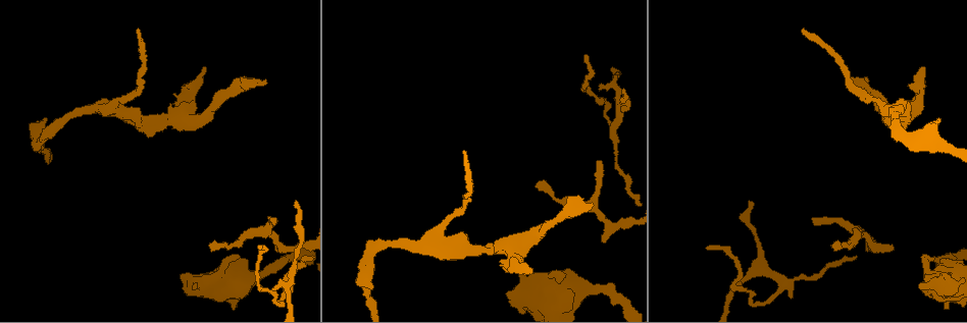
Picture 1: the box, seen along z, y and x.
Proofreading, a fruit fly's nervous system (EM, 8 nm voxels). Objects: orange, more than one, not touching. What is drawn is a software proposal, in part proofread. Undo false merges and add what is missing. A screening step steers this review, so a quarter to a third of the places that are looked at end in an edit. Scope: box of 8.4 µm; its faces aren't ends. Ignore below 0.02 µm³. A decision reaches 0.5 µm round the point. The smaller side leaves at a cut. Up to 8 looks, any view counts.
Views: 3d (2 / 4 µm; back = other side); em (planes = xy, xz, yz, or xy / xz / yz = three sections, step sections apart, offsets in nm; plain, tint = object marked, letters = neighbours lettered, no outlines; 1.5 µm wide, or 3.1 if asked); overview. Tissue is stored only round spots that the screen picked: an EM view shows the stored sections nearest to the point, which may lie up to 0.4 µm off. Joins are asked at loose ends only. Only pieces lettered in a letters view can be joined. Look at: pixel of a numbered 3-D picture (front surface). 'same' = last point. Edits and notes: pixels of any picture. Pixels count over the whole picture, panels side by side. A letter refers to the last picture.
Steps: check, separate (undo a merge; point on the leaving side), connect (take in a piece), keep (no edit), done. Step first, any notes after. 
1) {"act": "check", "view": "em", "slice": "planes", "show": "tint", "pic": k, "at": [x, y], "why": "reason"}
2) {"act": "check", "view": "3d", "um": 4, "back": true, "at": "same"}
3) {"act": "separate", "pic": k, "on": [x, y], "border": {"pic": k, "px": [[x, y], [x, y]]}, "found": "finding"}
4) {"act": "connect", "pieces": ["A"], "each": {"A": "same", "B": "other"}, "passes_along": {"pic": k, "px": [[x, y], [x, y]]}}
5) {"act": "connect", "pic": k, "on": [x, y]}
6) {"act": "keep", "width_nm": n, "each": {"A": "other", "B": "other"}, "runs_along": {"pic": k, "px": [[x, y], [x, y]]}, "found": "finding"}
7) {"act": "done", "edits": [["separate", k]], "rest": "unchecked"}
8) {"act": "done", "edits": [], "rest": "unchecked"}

{"act": "check", "view": "em", "slice": "planes", "show": "letters", "pic": 1, "at": [540, 182], "why": "thin end"}

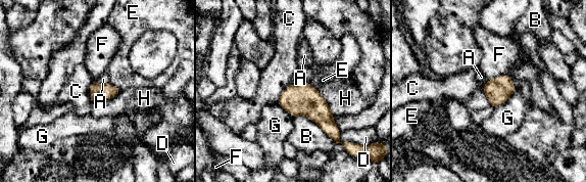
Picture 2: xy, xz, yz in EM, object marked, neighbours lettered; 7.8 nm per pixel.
{"act": "keep", "each": {"A": "other", "B": "other", "C": "other", "D": "other", "E": "other", "F": "other", "G": "other", "H": "other"}, "border": {"pic": 2, "px": [[94, 81], [100, 84], [108, 83]]}, "found": "no lettered piece goes on from it"}

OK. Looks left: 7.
{"act": "check", "view": "em", "slice": "xz", "step": 4, "show": "letters", "pic": 1, "at": [585, 55], "why": "tapers out"}

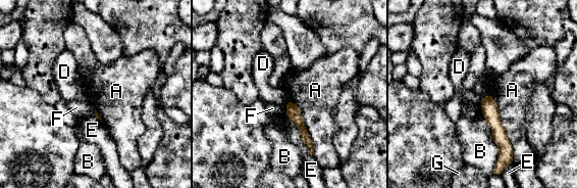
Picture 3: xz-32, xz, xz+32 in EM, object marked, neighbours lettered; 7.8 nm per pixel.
{"act": "check", "view": "em", "slice": "planes", "show": "letters", "at": "same", "why": "another direction"}

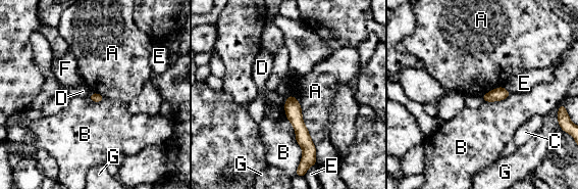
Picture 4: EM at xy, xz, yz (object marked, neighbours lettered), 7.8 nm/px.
{"act": "keep", "width_nm": 70, "each": {"A": "other", "B": "other", "C": "other", "D": "other", "E": "other", "F": "other", "G": "other"}, "border": {"pic": 4, "px": [[287, 96], [283, 103]]}, "found": "none of them fits"}

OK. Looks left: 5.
{"act": "check", "view": "em", "slice": "planes", "show": "letters", "pic": 1, "at": [621, 99], "why": "tapers out"}

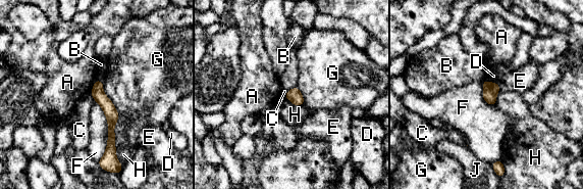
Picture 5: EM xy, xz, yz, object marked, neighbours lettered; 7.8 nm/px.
{"act": "keep", "width_nm": 100, "each": {"A": "other", "B": "other", "C": "other", "D": "other", "E": "other", "F": "other", "G": "other", "H": "other", "J": "other"}, "found": "no lettered piece goes on from it"}

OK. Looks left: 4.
{"act": "done", "edits": [], "rest": "unchecked"}

